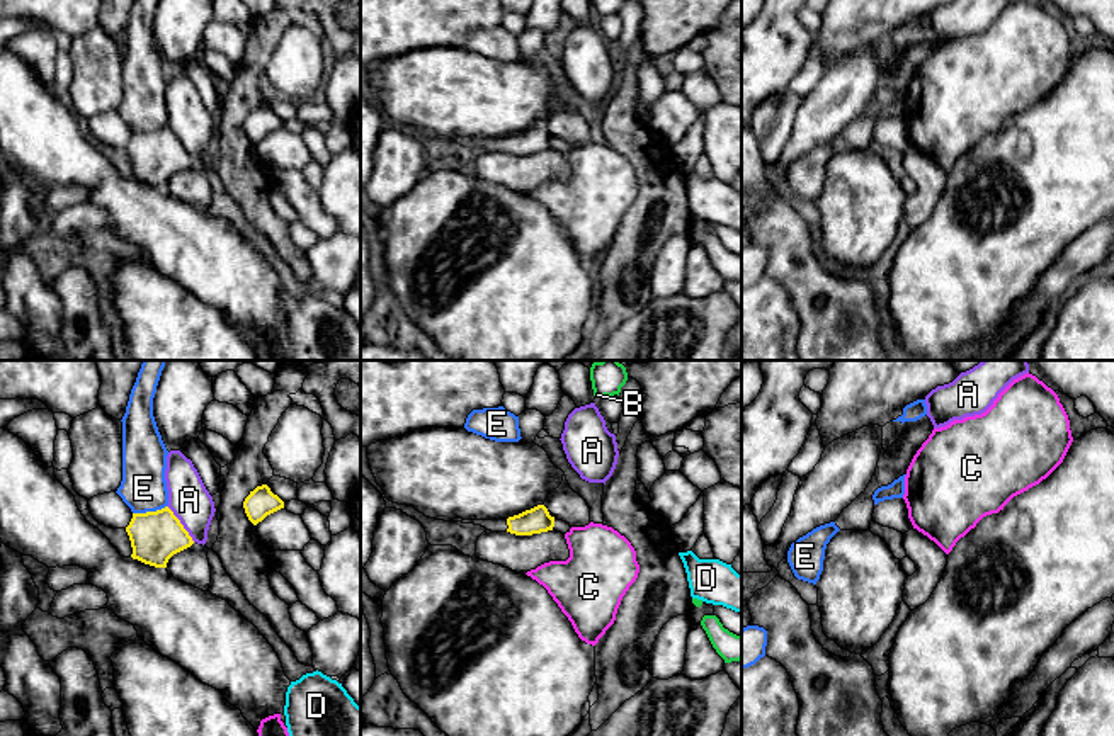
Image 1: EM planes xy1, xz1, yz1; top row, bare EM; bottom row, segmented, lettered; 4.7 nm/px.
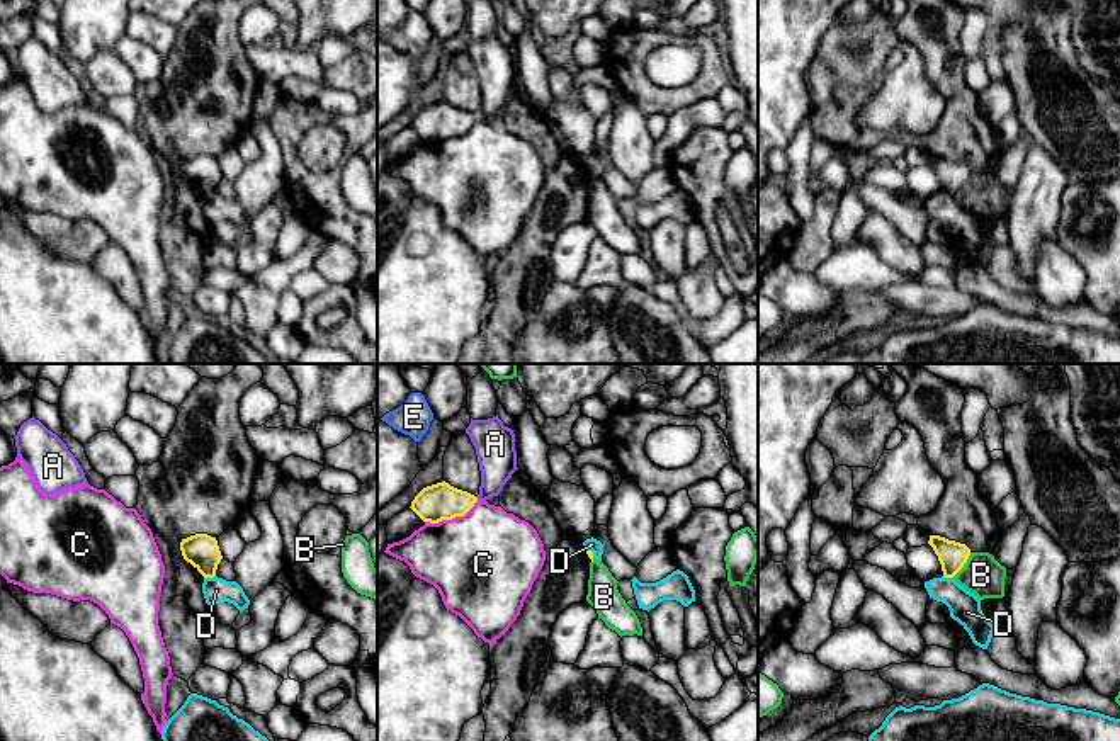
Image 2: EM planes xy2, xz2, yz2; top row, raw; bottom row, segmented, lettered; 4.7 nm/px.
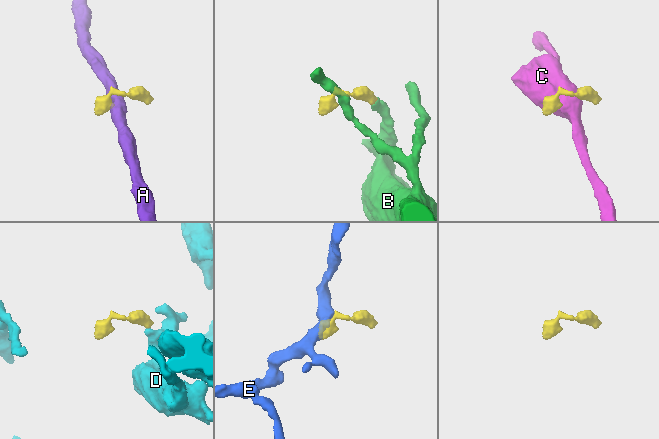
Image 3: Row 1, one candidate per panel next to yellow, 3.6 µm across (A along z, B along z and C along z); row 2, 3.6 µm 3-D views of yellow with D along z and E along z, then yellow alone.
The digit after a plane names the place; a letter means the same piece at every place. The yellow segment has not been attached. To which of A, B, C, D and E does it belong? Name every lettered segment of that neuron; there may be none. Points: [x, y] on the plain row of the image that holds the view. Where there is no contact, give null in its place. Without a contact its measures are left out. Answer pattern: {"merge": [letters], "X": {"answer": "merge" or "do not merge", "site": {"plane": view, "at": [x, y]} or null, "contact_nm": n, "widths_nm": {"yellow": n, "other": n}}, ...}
{"merge": [], "A": {"answer": "do not merge", "site": {"plane": "xy1", "at": [181, 143]}, "contact_nm": 220, "widths_nm": {"yellow": 240, "other": 200}}, "B": {"answer": "do not merge", "site": {"plane": "yz2", "at": [964, 182]}, "contact_nm": 150, "widths_nm": {"yellow": 140, "other": 190}}, "C": {"answer": "do not merge", "site": {"plane": "xz2", "at": [451, 138]}, "contact_nm": 280, "widths_nm": {"yellow": 180, "other": 480}}, "D": {"answer": "do not merge", "site": {"plane": "xy2", "at": [209, 196]}, "contact_nm": 60, "widths_nm": {"yellow": 160, "other": 130}}, "E": {"answer": "do not merge", "site": {"plane": "xy1", "at": [148, 131]}, "contact_nm": 170, "widths_nm": {"yellow": 240, "other": 220}}}

